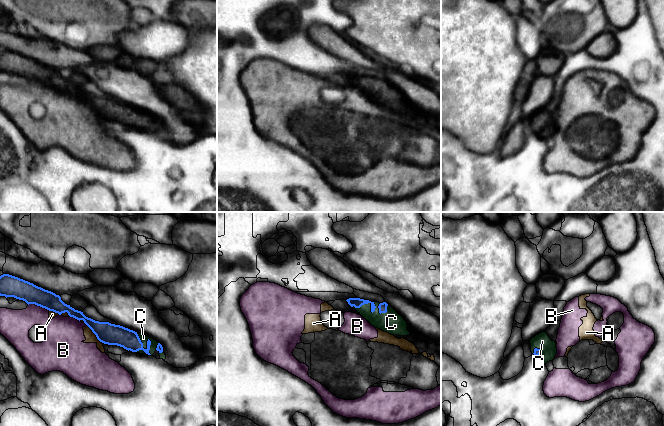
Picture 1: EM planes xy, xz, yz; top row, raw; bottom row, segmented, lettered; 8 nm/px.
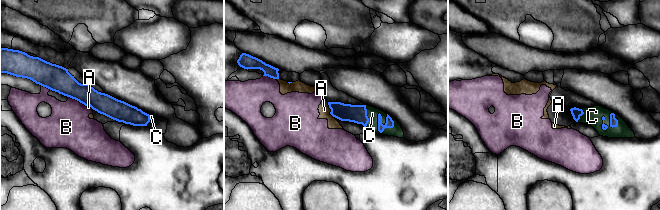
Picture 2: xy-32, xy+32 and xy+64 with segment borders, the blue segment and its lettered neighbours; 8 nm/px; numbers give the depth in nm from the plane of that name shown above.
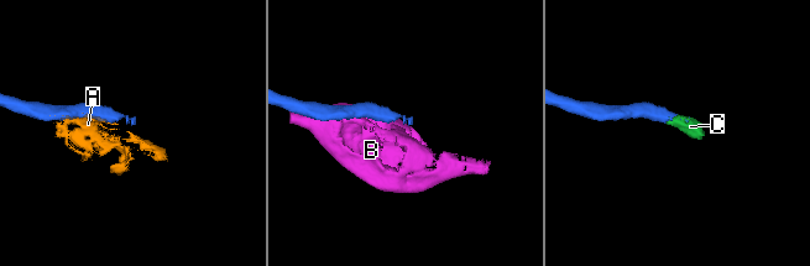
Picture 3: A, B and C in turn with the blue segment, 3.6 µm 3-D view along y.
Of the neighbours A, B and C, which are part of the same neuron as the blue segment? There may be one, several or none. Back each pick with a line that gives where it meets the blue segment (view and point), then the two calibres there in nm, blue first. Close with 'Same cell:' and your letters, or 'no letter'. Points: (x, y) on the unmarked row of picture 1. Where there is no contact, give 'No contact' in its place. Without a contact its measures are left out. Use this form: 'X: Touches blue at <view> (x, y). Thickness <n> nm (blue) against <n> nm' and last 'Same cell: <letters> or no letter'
C: Touches blue at xz (371, 87). Thickness 80 nm (blue) against 180 nm
Same cell: C

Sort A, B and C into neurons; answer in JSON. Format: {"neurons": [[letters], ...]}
{"neurons": [["A", "B"], ["C"]]}

